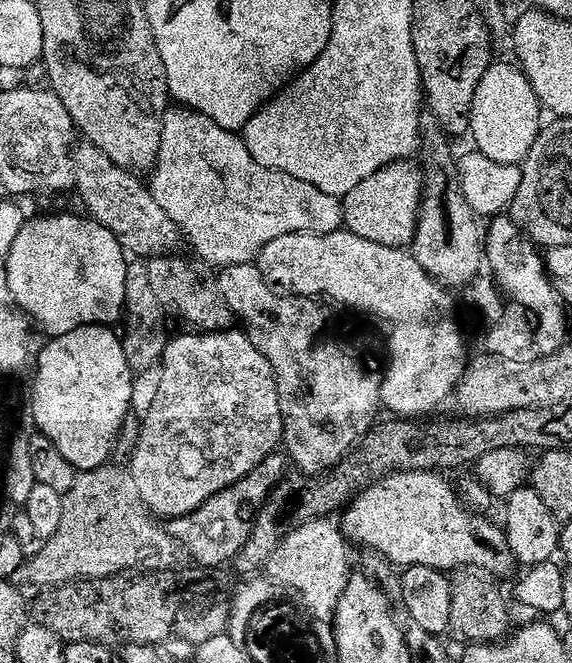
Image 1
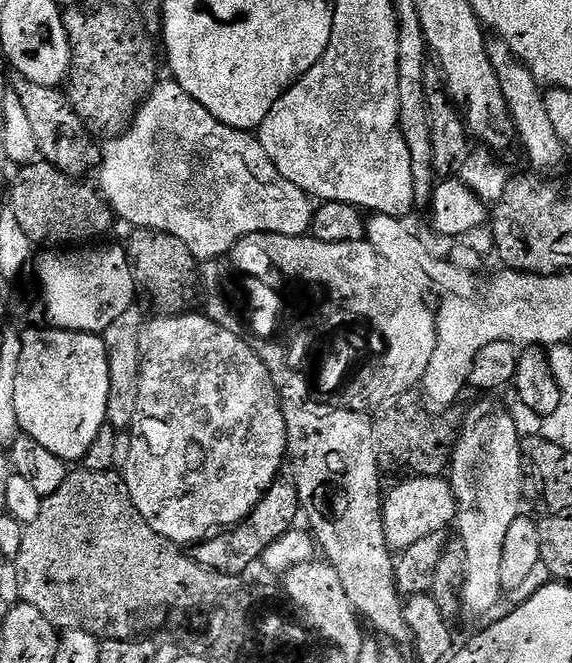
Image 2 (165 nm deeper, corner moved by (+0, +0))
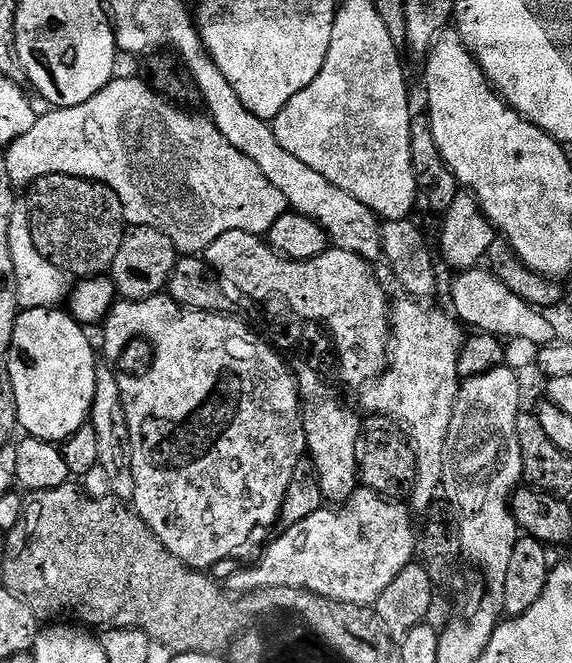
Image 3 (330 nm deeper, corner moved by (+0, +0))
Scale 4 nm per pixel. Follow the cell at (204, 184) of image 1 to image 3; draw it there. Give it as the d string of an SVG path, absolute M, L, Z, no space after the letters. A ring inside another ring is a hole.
M113 78L105 88L98 90L98 94L94 94L94 98L90 98L90 102L82 102L82 106L48 110L45 116L43 113L36 119L34 126L30 126L30 131L26 135L11 141L7 145L8 153L3 153L2 158L6 162L6 170L10 174L13 185L30 186L38 178L50 174L66 174L87 180L98 180L101 184L110 186L110 190L114 190L114 194L118 194L118 202L122 202L124 219L129 225L150 226L154 230L166 234L166 238L170 238L170 242L174 242L177 253L183 254L185 257L199 257L210 246L210 242L214 242L214 238L222 238L222 234L226 234L230 230L246 230L250 234L263 237L270 230L270 226L274 226L274 222L278 222L278 218L282 218L282 214L289 211L282 190L278 190L278 186L274 186L274 182L270 182L270 178L266 178L266 174L262 174L262 170L258 170L258 162L246 158L246 154L242 154L242 150L234 150L234 146L230 146L230 142L221 134L211 118L204 114L192 116L196 114L177 108L171 100L159 96L152 89L152 85L143 79L140 79L141 81L120 79Z

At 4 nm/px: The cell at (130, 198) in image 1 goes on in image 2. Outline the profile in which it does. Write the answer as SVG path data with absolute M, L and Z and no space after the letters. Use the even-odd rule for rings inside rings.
M23 78L13 79L10 88L18 94L22 106L26 106L30 127L34 129L34 142L38 142L38 153L47 163L77 178L84 178L91 168L93 171L97 167L98 148L92 145L89 129L60 88L38 86Z

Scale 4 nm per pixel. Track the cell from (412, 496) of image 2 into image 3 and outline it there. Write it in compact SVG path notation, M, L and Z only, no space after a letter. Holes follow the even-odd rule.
M360 486L339 510L332 506L319 508L310 514L310 518L302 518L298 526L283 529L279 533L281 536L265 550L264 557L253 568L237 574L239 591L247 594L257 592L259 588L300 588L327 600L375 605L382 590L402 574L406 565L413 563L418 552L418 528L412 525L413 513L392 500L395 499L384 497L373 488Z

